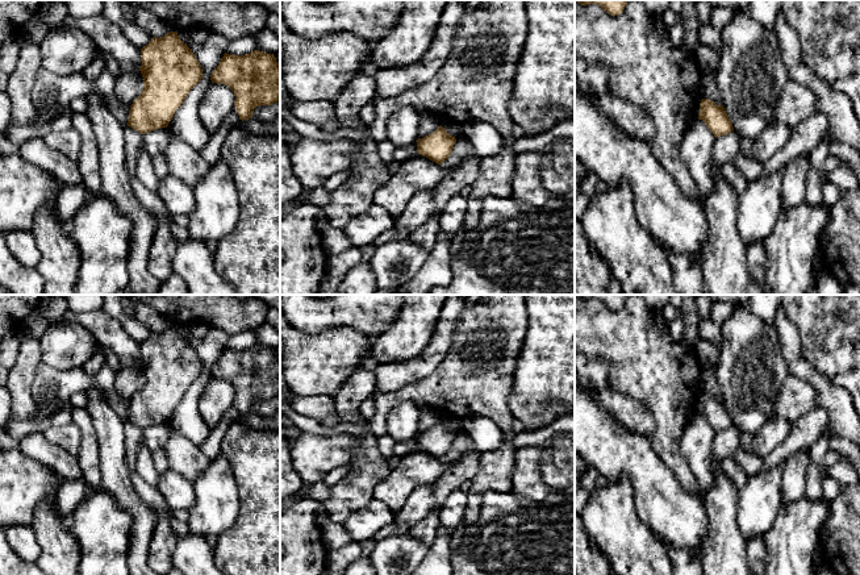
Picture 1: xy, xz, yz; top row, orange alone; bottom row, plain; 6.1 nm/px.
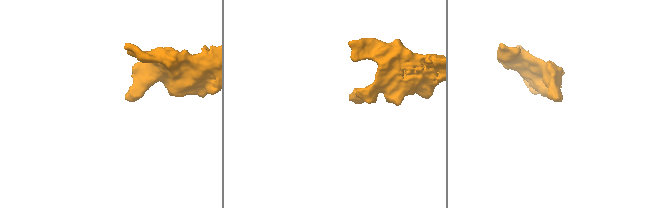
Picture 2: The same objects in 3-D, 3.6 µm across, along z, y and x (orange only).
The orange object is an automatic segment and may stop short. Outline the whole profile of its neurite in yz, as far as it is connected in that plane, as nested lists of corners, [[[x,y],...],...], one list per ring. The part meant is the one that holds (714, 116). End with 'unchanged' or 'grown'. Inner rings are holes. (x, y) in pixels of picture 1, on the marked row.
[[[709,99],[701,100],[698,118],[706,124],[715,138],[734,132],[723,105],[717,105]]]; unchanged

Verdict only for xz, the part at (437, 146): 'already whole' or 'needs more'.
already whole

